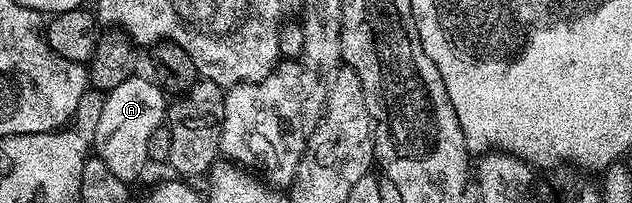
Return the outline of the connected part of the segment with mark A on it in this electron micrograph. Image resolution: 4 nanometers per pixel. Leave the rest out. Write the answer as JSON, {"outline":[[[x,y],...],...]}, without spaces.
{"outline":[[[135,75],[120,83],[118,87],[105,94],[106,102],[100,111],[100,123],[96,127],[93,152],[104,163],[108,163],[108,171],[116,175],[116,179],[127,183],[133,183],[148,167],[148,139],[152,133],[161,126],[168,117],[168,97],[161,84],[157,80],[149,81],[146,77]]]}

